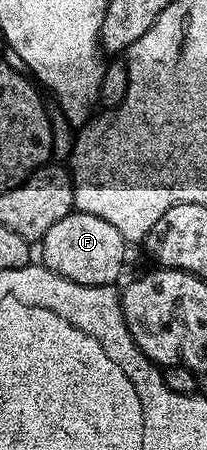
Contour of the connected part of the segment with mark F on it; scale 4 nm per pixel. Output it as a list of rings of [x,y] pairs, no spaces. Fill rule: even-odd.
[[[72,211],[65,215],[65,219],[53,223],[49,231],[45,231],[41,248],[41,264],[49,271],[82,285],[115,285],[123,273],[129,243],[121,235],[121,231],[113,227],[113,223],[97,219],[97,215]]]

